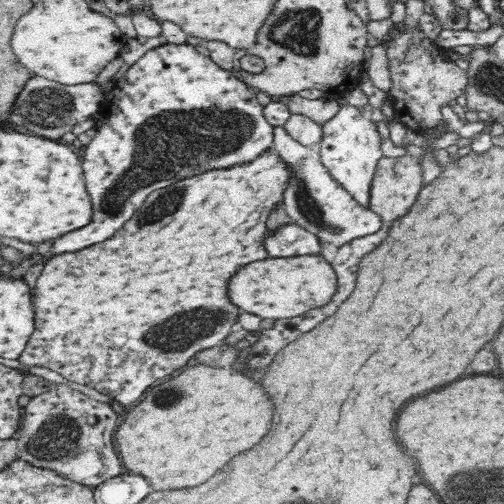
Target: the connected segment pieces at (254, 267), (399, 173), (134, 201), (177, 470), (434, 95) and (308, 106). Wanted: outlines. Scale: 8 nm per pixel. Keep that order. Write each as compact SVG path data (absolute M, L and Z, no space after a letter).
M320 254L294 258L268 258L238 270L230 280L230 298L240 308L262 318L294 318L308 310L326 306L338 292L338 276L328 260Z
M407 154L404 157L384 157L378 161L370 190L368 190L368 207L380 216L381 222L394 222L402 214L410 210L414 200L418 198L422 182L422 169L418 165L418 158Z
M166 42L148 50L106 92L100 106L102 117L96 124L97 133L86 145L82 166L86 188L94 202L94 220L84 230L76 230L54 242L54 254L74 252L114 236L138 212L150 192L204 170L232 166L266 152L273 146L274 125L267 121L263 107L255 90L242 82L234 70L222 69L187 42L183 45Z
M196 364L187 366L168 382L150 388L146 392L146 398L126 414L115 438L123 465L130 473L142 474L144 478L148 478L154 490L178 490L206 482L208 478L212 478L216 470L226 466L232 458L254 448L256 442L252 442L252 432L256 432L256 424L252 426L252 422L258 422L258 442L262 442L272 428L274 410L274 400L264 390L260 380L256 380L250 372L238 368L216 368Z
M419 27L406 31L396 37L388 47L390 70L392 71L392 88L388 91L393 102L394 114L399 122L403 122L414 131L428 131L430 126L442 120L440 106L448 104L463 94L468 77L454 61L448 60L446 52L438 48L434 42L428 41Z
M299 93L286 94L286 102L292 113L305 114L311 116L316 122L326 122L330 120L339 108L339 100L334 97L322 96L311 100L303 98Z

